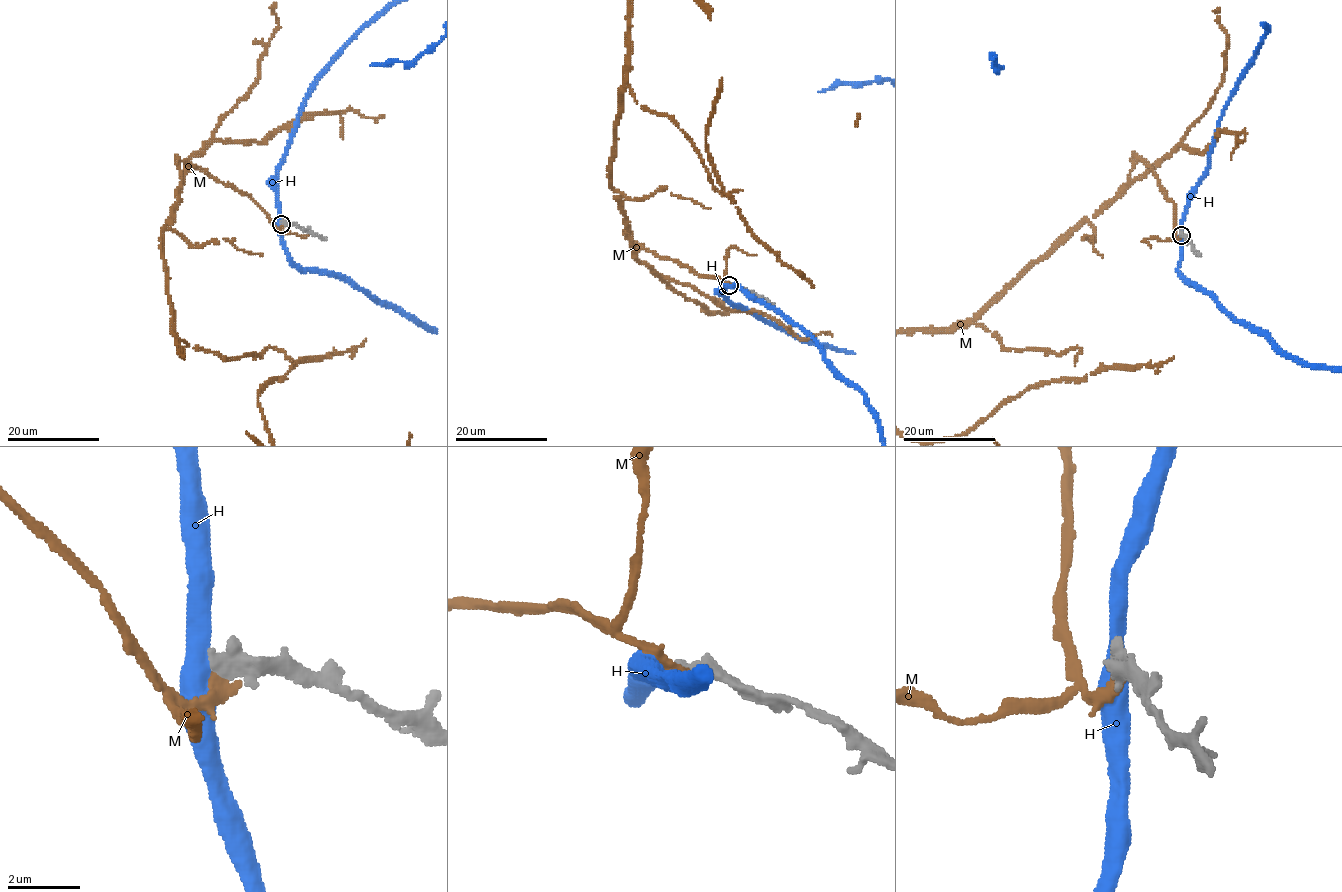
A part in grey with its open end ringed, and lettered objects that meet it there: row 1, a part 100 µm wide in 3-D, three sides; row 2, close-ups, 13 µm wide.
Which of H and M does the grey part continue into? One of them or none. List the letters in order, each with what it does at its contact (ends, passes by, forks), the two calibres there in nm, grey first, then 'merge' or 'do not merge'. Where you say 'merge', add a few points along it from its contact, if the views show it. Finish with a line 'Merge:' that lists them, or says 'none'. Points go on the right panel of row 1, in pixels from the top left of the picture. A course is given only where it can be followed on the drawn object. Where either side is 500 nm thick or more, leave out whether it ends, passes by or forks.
H: 480 nm thick on the grey side, 500 nm on the other; do not merge
M: 550 nm thick on the grey side, 240 nm on the other; merge
Merge: M

